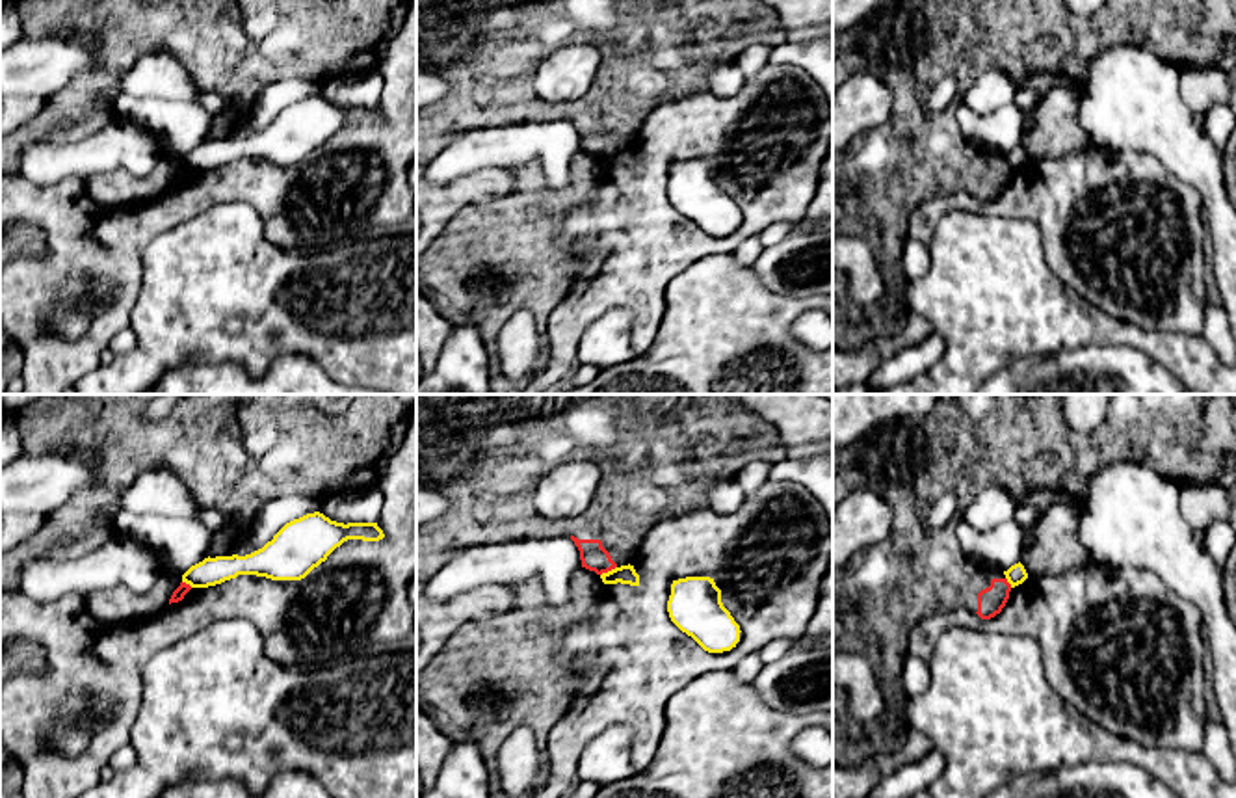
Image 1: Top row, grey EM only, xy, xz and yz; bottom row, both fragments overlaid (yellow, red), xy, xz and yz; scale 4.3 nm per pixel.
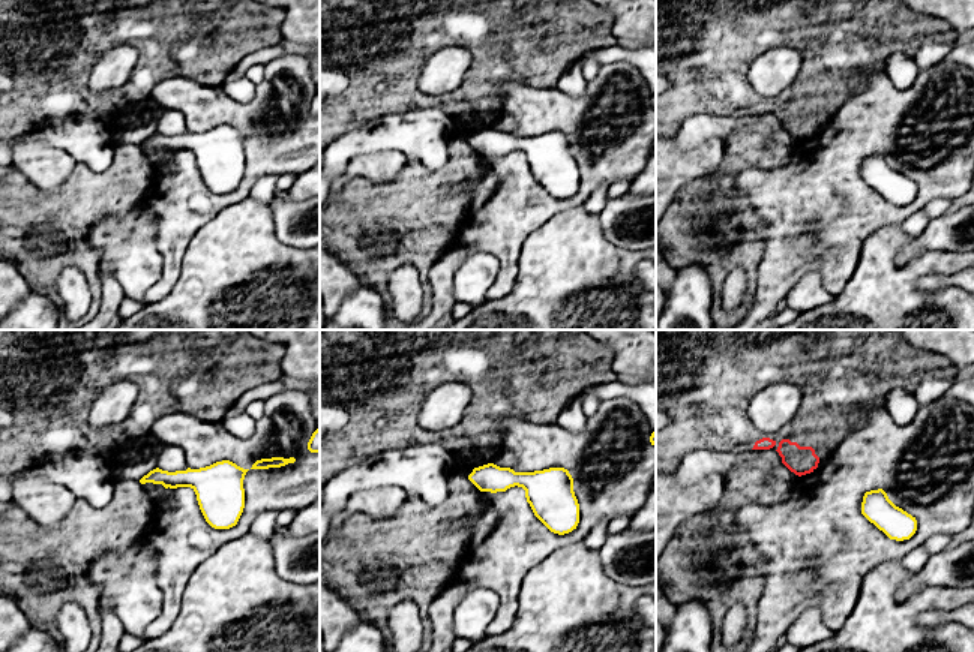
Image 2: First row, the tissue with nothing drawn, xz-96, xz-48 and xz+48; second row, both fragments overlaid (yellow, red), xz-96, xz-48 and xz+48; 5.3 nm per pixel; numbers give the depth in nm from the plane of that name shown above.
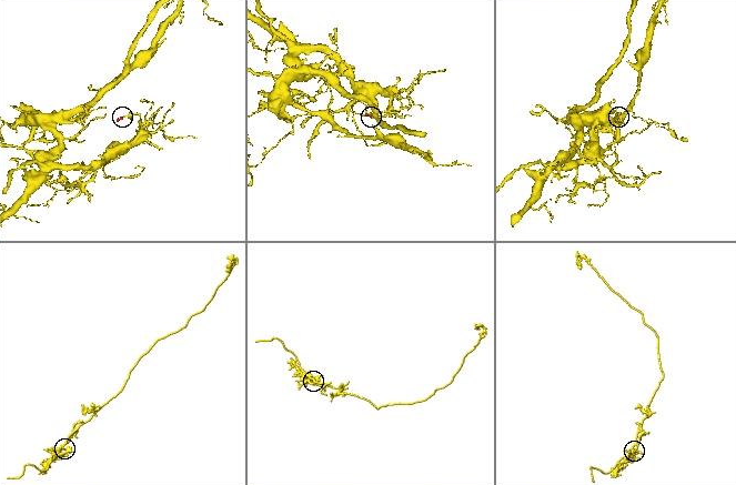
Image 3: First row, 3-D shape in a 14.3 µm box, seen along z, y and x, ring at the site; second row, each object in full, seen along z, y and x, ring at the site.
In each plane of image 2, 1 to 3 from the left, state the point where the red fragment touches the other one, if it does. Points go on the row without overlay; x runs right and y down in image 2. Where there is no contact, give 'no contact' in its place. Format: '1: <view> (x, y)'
1: no contact
2: no contact
3: no contact

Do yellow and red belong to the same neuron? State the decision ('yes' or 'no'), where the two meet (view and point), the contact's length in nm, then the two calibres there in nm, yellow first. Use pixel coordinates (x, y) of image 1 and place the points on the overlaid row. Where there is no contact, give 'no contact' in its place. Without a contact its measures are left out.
no; meets yellow in xz at (608, 571); contact 80 nm long; 80 nm thick on the yellow side, 120 nm on the other

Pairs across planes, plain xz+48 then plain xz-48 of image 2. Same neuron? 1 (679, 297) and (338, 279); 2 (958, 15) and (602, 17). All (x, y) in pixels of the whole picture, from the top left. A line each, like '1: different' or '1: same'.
1: different
2: different

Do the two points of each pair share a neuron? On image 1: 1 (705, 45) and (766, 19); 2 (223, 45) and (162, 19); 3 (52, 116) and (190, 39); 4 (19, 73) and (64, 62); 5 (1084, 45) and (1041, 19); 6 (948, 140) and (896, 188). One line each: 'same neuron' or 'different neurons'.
1: same neuron
2: same neuron
3: same neuron
4: same neuron
5: same neuron
6: same neuron

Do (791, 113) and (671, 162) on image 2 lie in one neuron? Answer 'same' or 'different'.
different

